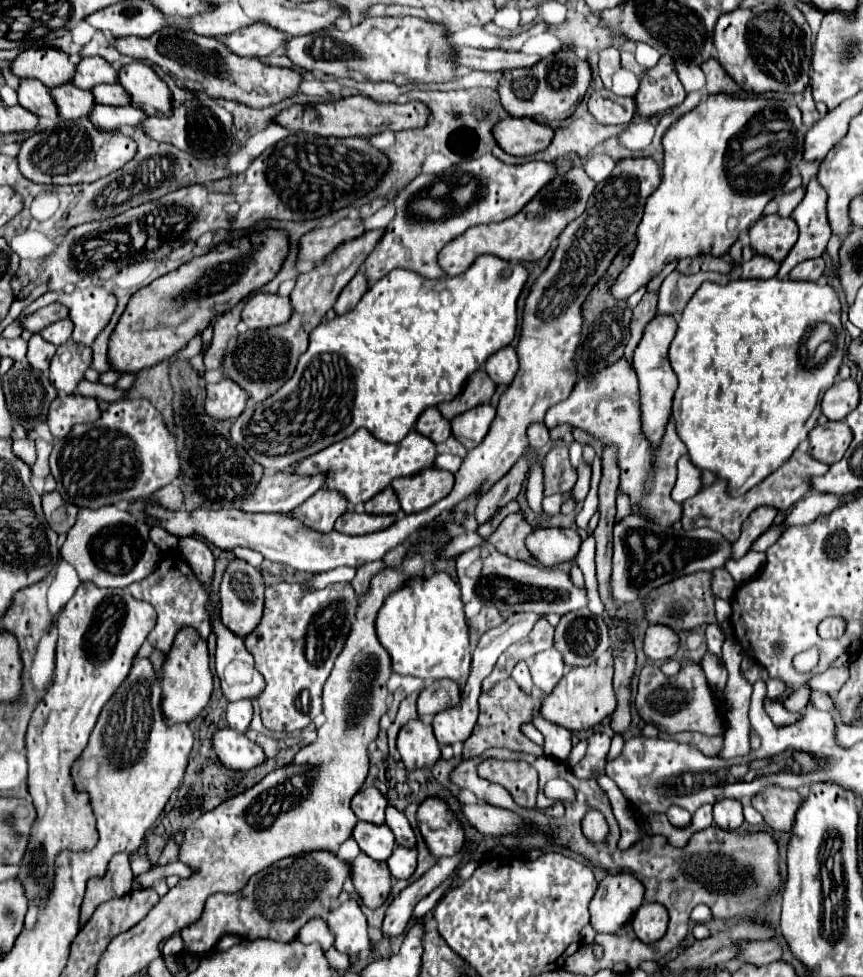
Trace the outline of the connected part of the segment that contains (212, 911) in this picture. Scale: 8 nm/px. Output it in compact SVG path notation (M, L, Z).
M300 854L294 858L294 870L292 858L284 858L284 862L276 862L272 870L268 868L252 876L242 892L210 896L202 918L180 932L186 942L186 950L202 958L224 934L234 934L244 940L272 938L276 942L292 942L298 936L298 930L312 916L320 916L324 910L330 910L332 898L338 898L342 884L348 878L350 866L340 862L334 854Z

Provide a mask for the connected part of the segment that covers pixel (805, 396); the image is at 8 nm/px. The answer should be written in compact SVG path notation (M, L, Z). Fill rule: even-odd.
M780 278L732 280L724 286L704 282L684 308L678 332L668 350L672 370L678 376L672 416L692 464L702 470L712 470L718 478L728 480L730 496L746 494L768 474L778 470L816 426L820 398L834 384L844 358L844 336L846 330L840 322L840 298L830 284ZM820 322L826 322L836 330L836 346L820 366L806 366L810 370L804 370L798 360L798 348L804 334Z

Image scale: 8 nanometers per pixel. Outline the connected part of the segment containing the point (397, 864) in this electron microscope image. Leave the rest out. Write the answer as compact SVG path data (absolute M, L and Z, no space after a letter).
M398 846L386 862L394 878L410 878L416 870L416 850Z

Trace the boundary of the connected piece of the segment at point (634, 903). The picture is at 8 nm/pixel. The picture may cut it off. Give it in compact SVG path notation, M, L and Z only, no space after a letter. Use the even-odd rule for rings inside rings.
M608 874L590 902L590 924L596 932L618 932L644 902L644 884L632 874Z

